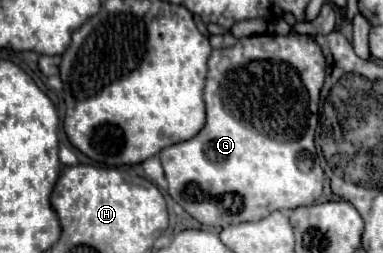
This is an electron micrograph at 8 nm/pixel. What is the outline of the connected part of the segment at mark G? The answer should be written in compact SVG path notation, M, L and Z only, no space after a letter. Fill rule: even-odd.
M292 33L288 37L282 35L256 35L256 37L244 37L240 39L234 47L226 49L214 49L210 59L208 59L208 79L206 79L206 89L204 89L204 101L206 101L206 125L204 129L182 143L170 145L160 151L160 161L168 179L168 193L170 197L182 205L196 221L204 225L234 225L234 223L244 223L244 221L260 221L266 215L270 215L276 209L296 209L302 205L312 205L320 195L322 195L322 185L324 185L324 171L320 163L316 161L316 149L314 149L314 131L318 125L318 101L320 101L320 87L324 83L326 75L326 59L316 45L314 39L306 35Z

